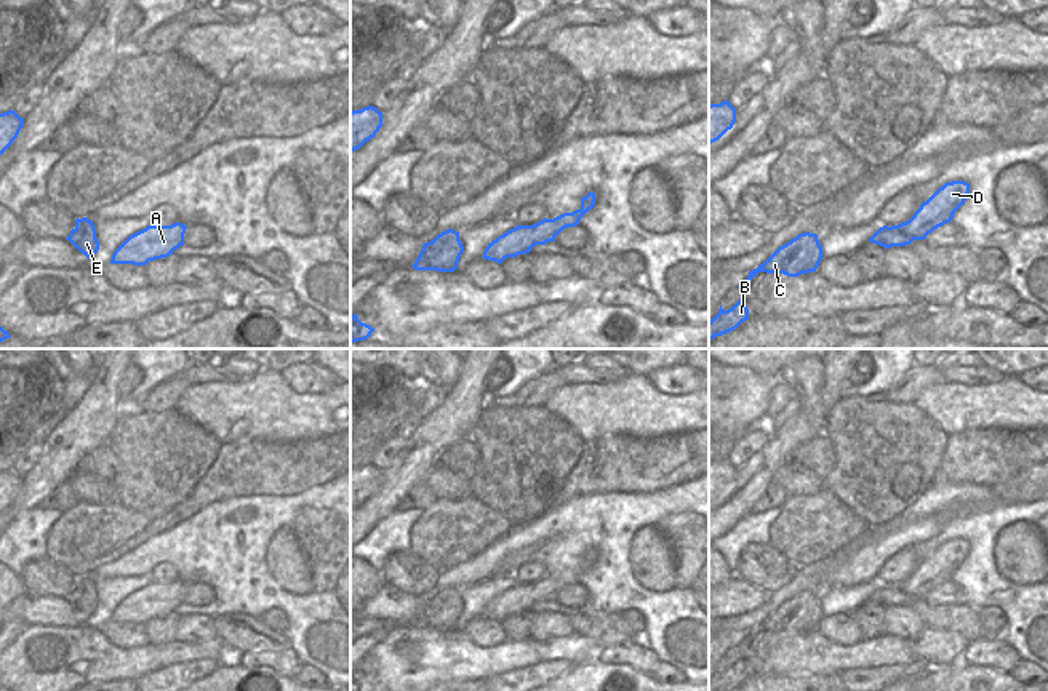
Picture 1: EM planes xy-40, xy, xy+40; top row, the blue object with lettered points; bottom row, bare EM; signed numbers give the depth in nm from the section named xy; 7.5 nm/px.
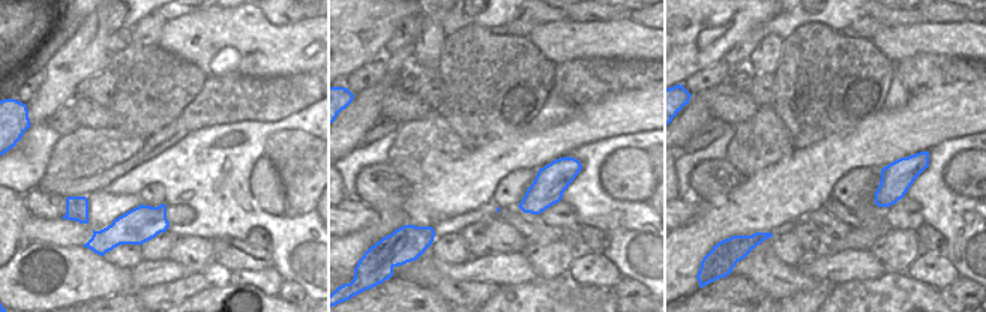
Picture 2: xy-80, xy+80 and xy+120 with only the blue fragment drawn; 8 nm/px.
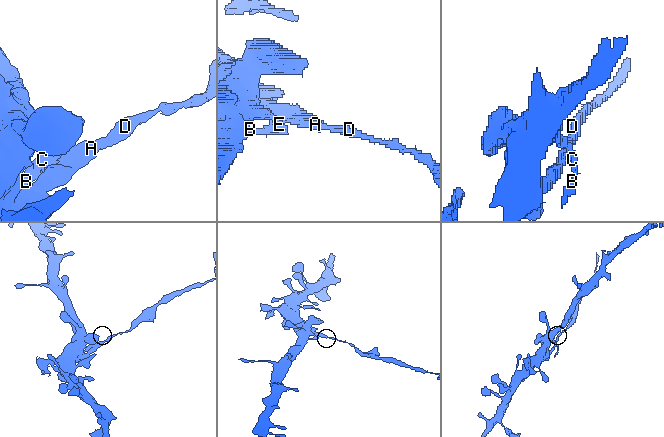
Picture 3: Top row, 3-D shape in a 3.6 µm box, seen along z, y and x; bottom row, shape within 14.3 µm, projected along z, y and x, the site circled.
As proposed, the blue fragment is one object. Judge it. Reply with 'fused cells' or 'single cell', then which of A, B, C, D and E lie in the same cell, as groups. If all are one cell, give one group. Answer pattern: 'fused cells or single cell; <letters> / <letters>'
fused cells; A B C E / D

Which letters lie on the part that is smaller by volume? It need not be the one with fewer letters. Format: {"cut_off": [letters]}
{"cut_off": ["D"]}

